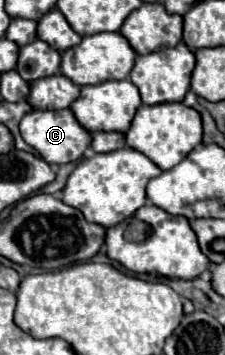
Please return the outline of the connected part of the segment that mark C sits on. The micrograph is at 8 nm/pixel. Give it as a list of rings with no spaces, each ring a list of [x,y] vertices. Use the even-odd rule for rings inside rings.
[[[32,109],[20,121],[20,135],[50,165],[78,161],[84,155],[84,151],[90,147],[90,141],[92,141],[92,135],[86,129],[82,129],[82,125],[78,125],[78,121],[76,121],[74,113],[70,113],[70,109],[60,109],[60,111]]]

